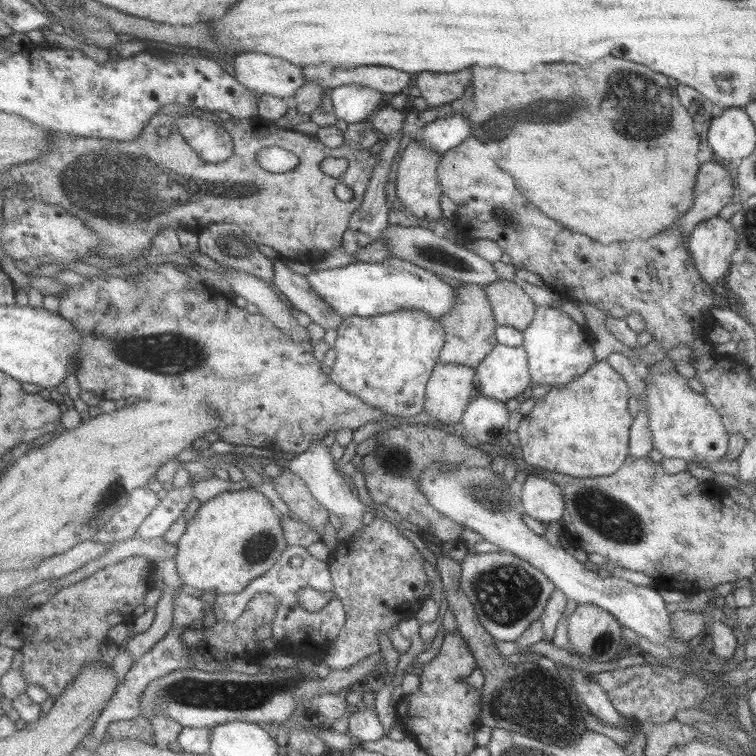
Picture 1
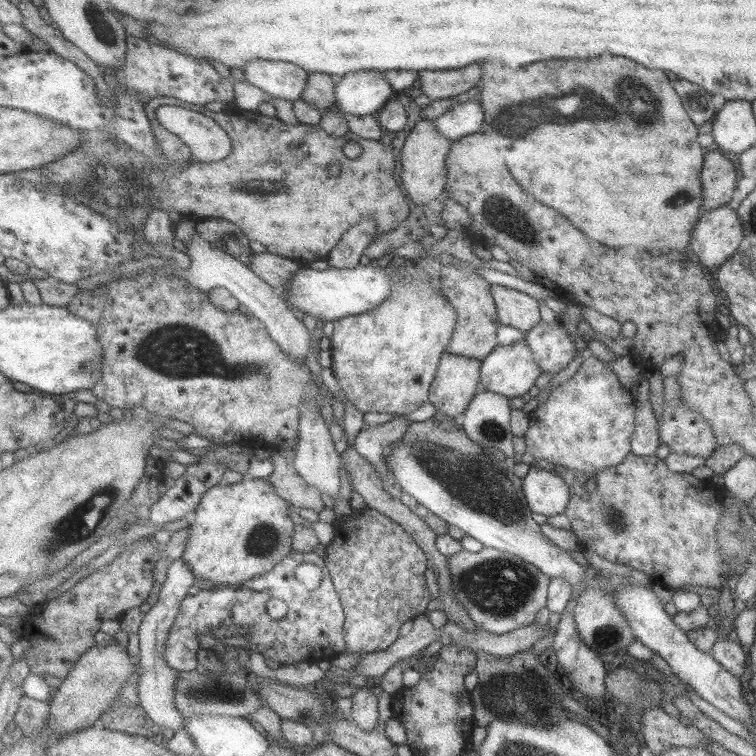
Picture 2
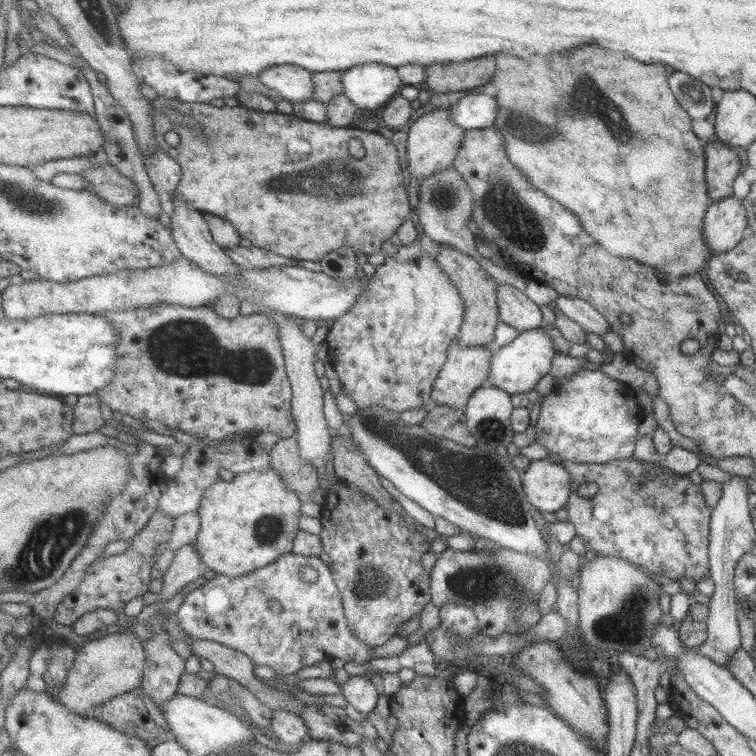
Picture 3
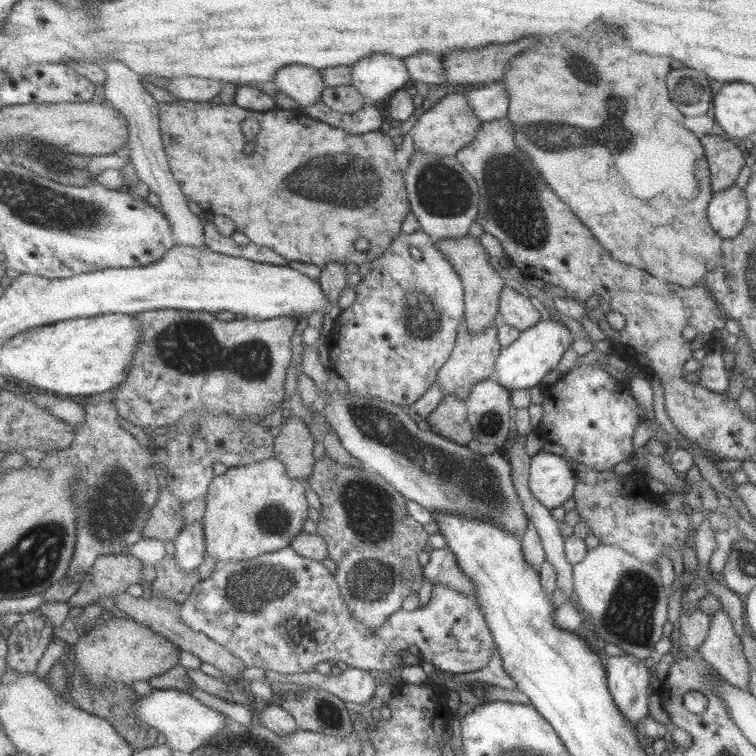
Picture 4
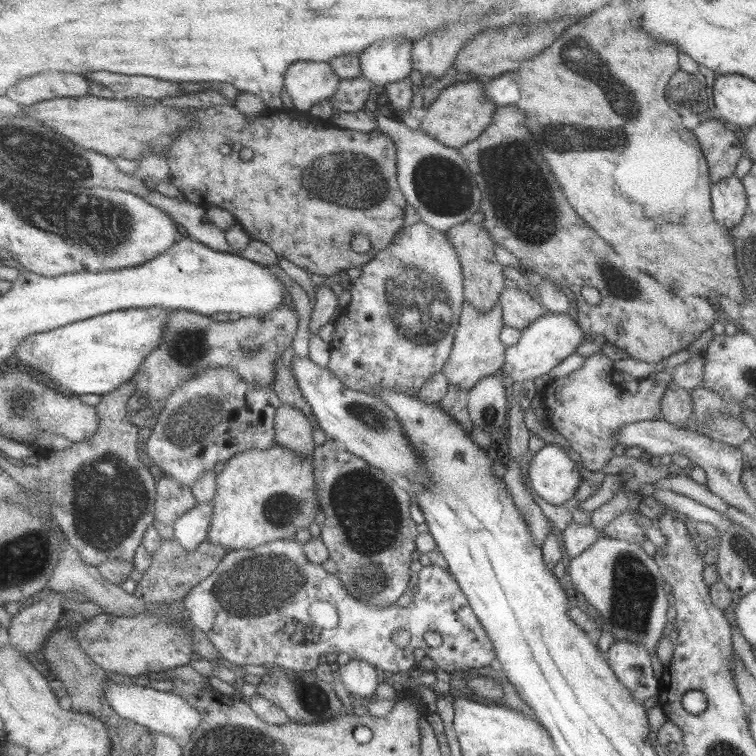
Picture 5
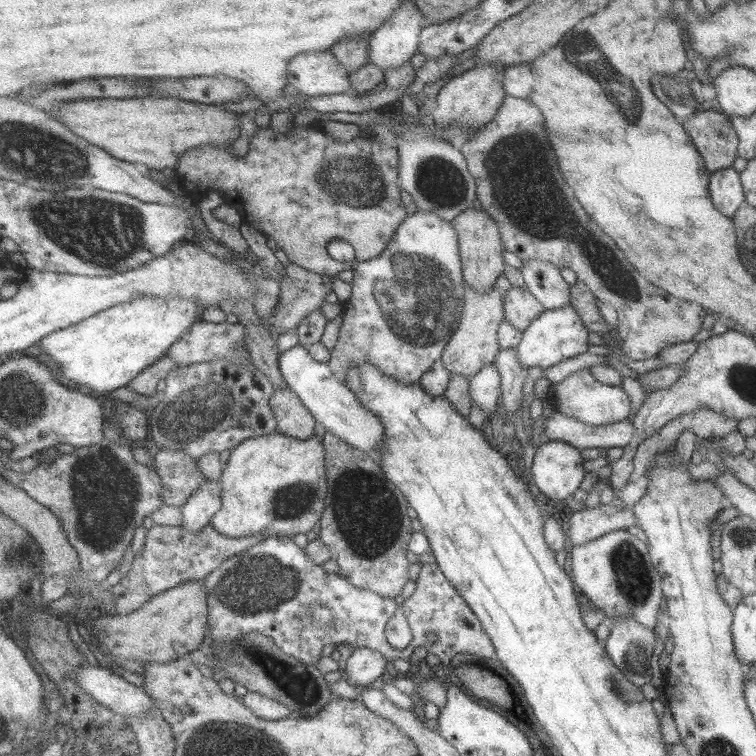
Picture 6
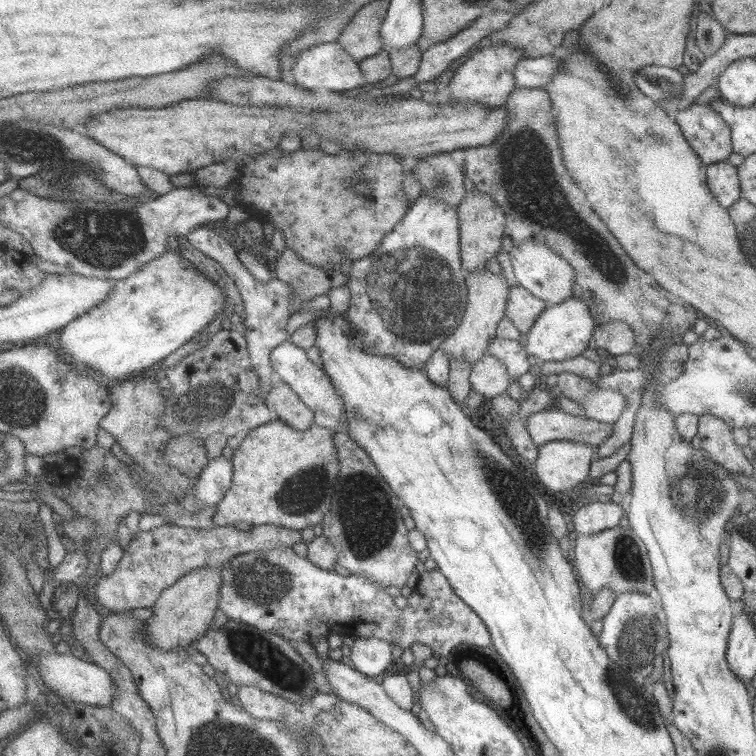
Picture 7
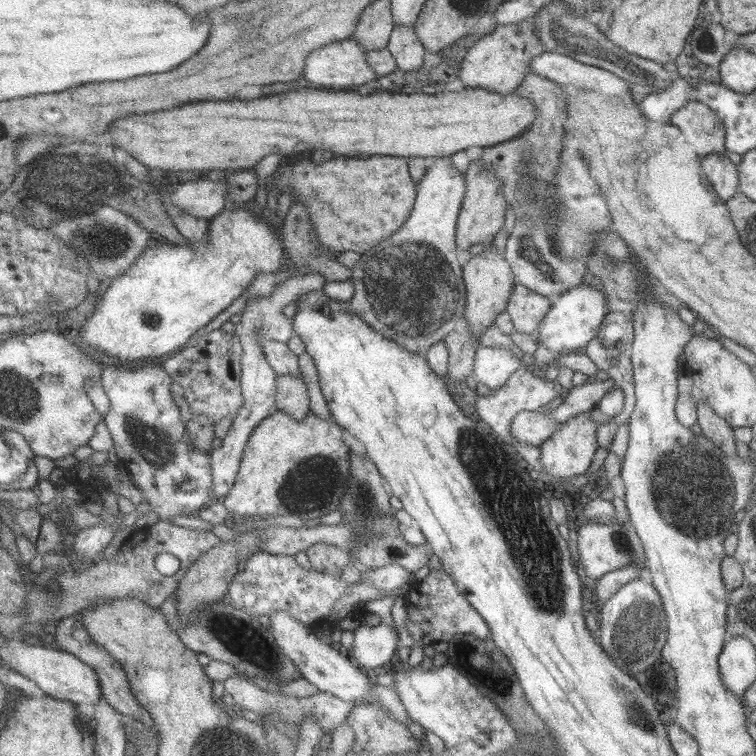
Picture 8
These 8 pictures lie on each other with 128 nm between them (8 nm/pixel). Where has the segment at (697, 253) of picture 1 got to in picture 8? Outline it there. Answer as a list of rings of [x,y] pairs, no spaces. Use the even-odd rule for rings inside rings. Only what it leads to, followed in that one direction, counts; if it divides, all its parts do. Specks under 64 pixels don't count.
[[[723,153],[706,154],[700,159],[700,165],[703,176],[723,202],[738,192],[736,164],[731,163]]]

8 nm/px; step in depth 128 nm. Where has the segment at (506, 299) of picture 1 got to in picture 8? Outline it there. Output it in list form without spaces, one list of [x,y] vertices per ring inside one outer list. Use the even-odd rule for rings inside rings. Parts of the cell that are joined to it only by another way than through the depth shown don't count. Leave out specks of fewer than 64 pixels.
[[[515,282],[510,301],[505,309],[514,327],[514,332],[531,337],[539,329],[550,306],[551,303],[545,296],[535,294]]]

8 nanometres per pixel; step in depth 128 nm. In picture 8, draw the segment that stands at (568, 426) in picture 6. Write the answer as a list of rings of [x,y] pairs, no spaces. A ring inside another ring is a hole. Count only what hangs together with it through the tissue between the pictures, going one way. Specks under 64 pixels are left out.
[[[519,411],[511,419],[508,434],[517,442],[538,447],[561,423],[542,411]]]

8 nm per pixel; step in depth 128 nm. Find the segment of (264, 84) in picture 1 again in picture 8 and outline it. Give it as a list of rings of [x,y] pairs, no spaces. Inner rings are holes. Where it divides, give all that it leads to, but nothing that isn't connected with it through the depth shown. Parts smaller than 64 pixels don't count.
[[[355,39],[335,41],[328,44],[321,50],[315,50],[307,60],[305,80],[314,82],[321,88],[331,88],[340,90],[357,86],[358,84],[367,84],[375,81],[379,77],[378,72],[371,66],[368,59],[368,52]]]

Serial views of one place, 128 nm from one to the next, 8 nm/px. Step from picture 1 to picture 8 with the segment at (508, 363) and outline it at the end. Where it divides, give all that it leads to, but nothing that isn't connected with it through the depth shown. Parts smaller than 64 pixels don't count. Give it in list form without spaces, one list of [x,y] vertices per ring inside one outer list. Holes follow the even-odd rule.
[[[578,285],[563,292],[559,299],[549,307],[547,315],[543,317],[542,324],[535,331],[539,345],[547,348],[554,354],[564,350],[575,350],[584,347],[587,342],[597,337],[601,322],[605,314],[605,296],[593,286]]]

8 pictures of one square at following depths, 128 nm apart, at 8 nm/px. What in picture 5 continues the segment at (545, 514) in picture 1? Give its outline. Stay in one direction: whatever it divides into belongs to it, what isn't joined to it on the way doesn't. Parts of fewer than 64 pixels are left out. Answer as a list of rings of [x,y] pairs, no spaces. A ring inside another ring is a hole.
[[[547,443],[532,454],[527,472],[533,490],[555,506],[573,497],[582,482],[575,461],[556,443]]]

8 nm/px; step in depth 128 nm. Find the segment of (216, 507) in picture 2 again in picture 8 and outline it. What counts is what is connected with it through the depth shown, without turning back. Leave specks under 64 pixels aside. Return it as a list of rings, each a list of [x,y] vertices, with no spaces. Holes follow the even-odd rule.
[[[276,408],[253,431],[235,486],[222,502],[229,515],[265,519],[293,515],[306,521],[341,510],[351,477],[350,444],[333,415],[325,419],[310,410],[303,420],[295,420]]]

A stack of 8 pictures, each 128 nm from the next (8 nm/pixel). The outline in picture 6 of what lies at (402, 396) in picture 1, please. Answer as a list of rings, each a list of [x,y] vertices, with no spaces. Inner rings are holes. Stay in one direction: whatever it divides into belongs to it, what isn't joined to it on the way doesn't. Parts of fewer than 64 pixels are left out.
[[[421,209],[408,215],[381,256],[357,264],[351,284],[352,295],[343,304],[345,317],[339,342],[329,360],[333,372],[345,382],[350,368],[369,363],[400,380],[399,384],[419,383],[433,363],[442,358],[446,346],[458,332],[466,308],[468,287],[464,280],[460,236],[454,221]]]

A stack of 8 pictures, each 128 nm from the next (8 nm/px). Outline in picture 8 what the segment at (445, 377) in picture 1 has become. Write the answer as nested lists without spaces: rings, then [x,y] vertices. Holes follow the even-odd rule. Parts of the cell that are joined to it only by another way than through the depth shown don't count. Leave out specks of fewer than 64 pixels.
[[[489,241],[485,243],[485,250],[481,254],[475,255],[464,265],[464,280],[468,289],[465,320],[471,324],[471,332],[479,340],[481,332],[494,323],[495,318],[503,312],[503,309],[509,303],[515,278],[510,266],[503,258],[503,254],[495,250],[491,241]]]

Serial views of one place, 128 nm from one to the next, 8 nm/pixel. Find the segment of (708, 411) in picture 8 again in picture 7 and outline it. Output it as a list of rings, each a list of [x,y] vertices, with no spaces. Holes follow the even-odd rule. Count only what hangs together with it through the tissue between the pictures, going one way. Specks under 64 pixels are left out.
[[[712,414],[699,415],[696,434],[700,438],[700,448],[711,460],[731,473],[745,476],[753,473],[753,465],[734,441],[732,428],[726,422]]]

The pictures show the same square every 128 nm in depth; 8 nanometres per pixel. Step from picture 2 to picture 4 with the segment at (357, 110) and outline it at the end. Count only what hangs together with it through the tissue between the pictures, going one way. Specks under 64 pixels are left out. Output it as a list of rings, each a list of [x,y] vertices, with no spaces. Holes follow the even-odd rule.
[[[374,54],[359,60],[354,64],[353,82],[367,98],[368,104],[385,100],[392,97],[403,87],[409,86],[412,81],[410,68],[407,66],[406,59],[402,59],[392,54]]]

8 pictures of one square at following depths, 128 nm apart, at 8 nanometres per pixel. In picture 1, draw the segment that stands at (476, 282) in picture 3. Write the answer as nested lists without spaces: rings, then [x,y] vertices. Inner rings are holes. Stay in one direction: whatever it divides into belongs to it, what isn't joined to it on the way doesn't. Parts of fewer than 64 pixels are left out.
[[[463,283],[461,288],[457,288],[457,300],[455,306],[451,307],[451,312],[447,312],[441,319],[443,328],[447,330],[446,346],[440,355],[440,362],[445,364],[462,364],[471,368],[477,368],[482,359],[490,354],[495,342],[495,324],[493,324],[494,314],[491,314],[492,306],[487,300],[483,286],[479,284]]]

